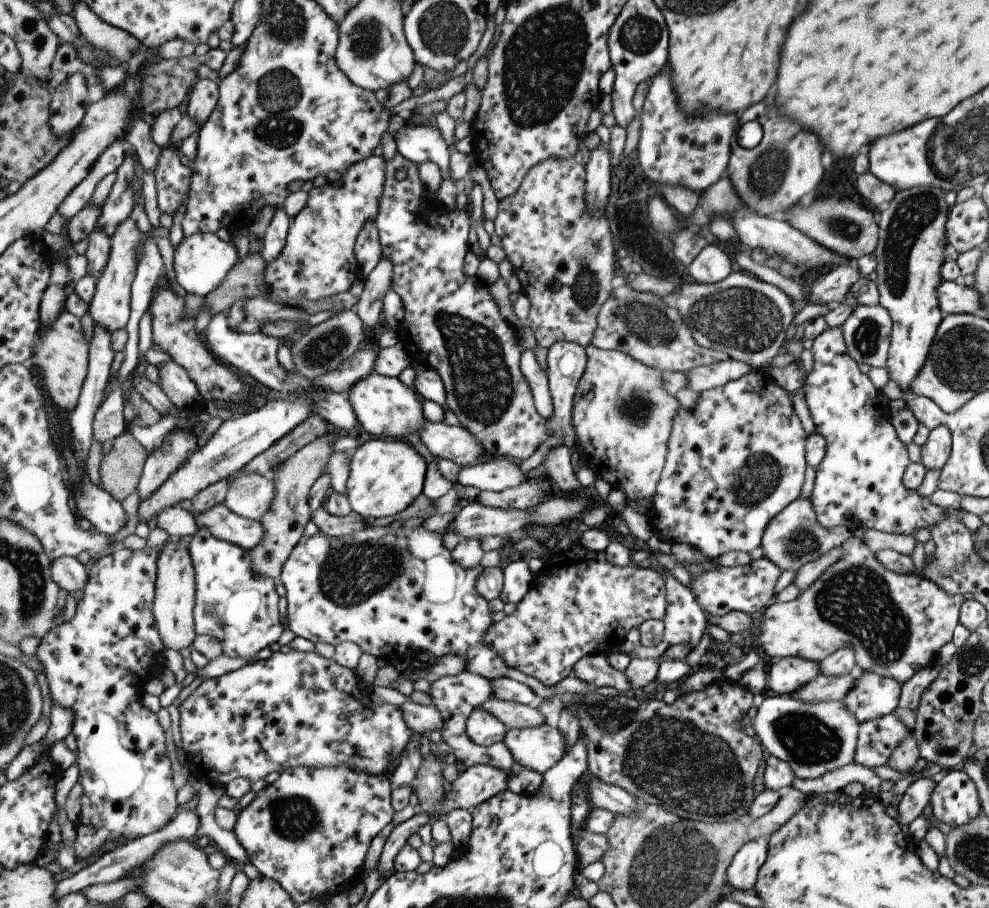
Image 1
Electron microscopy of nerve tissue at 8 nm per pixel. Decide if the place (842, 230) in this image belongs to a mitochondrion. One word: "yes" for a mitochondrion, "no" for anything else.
yes

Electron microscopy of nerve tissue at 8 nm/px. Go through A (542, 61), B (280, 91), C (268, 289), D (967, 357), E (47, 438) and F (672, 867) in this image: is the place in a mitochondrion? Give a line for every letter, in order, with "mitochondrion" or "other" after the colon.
A: mitochondrion
B: mitochondrion
C: other
D: mitochondrion
E: other
F: mitochondrion

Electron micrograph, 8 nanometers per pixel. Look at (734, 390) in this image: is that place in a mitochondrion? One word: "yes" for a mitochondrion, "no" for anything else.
no

